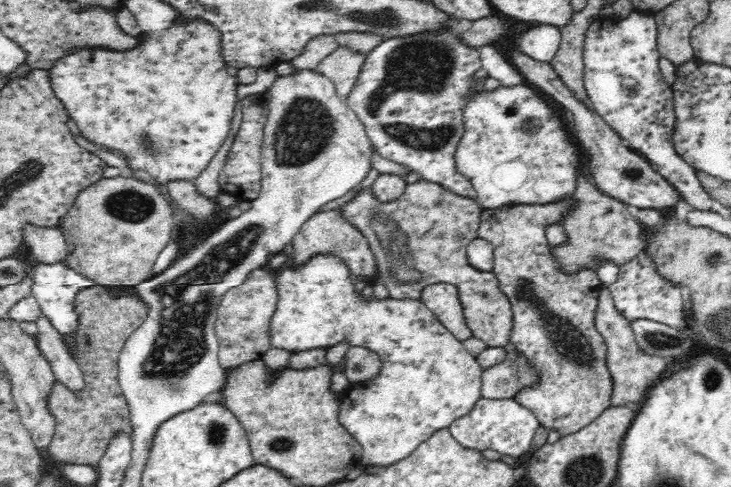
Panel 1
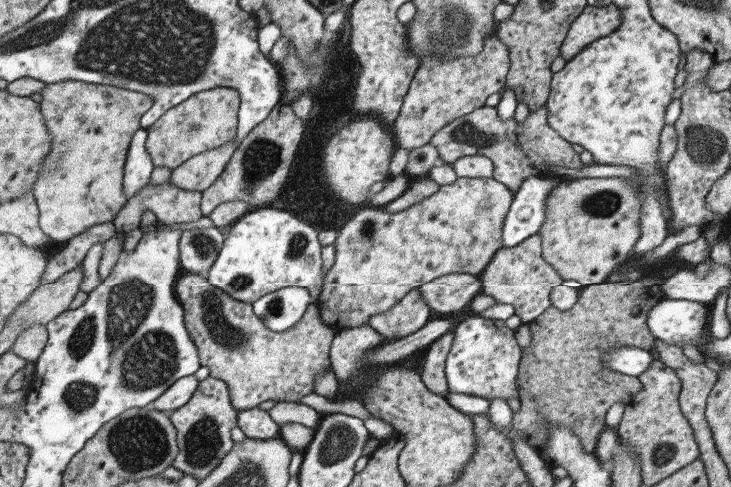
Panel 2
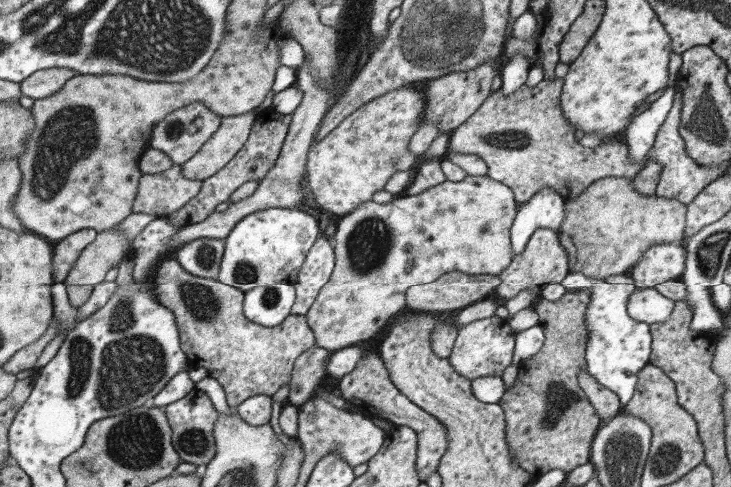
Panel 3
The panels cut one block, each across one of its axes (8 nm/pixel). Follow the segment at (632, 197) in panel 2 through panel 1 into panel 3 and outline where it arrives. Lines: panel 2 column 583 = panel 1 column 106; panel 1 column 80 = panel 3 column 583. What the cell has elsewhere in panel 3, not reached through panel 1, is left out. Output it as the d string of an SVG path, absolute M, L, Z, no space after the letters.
M603 178L595 180L591 186L587 186L577 198L563 202L565 218L561 222L561 228L555 230L559 234L559 244L567 254L567 268L569 272L581 272L585 276L605 280L611 274L625 274L631 270L639 260L643 258L649 248L655 244L679 244L683 226L685 226L685 214L687 206L679 200L667 200L661 196L645 196L635 192L633 180L625 178Z

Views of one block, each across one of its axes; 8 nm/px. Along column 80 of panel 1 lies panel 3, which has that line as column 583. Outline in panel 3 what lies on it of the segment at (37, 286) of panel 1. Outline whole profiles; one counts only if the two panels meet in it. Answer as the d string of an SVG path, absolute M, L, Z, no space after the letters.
M569 272L561 280L561 286L567 292L589 290L589 306L585 312L585 324L589 328L587 348L585 348L587 372L591 374L591 378L595 378L609 392L615 392L619 398L619 406L625 408L627 402L635 394L637 374L649 364L649 358L651 358L649 326L633 320L627 314L627 298L635 290L635 286L631 286L631 284L607 284L605 280L597 280L597 278L585 276L581 272Z

